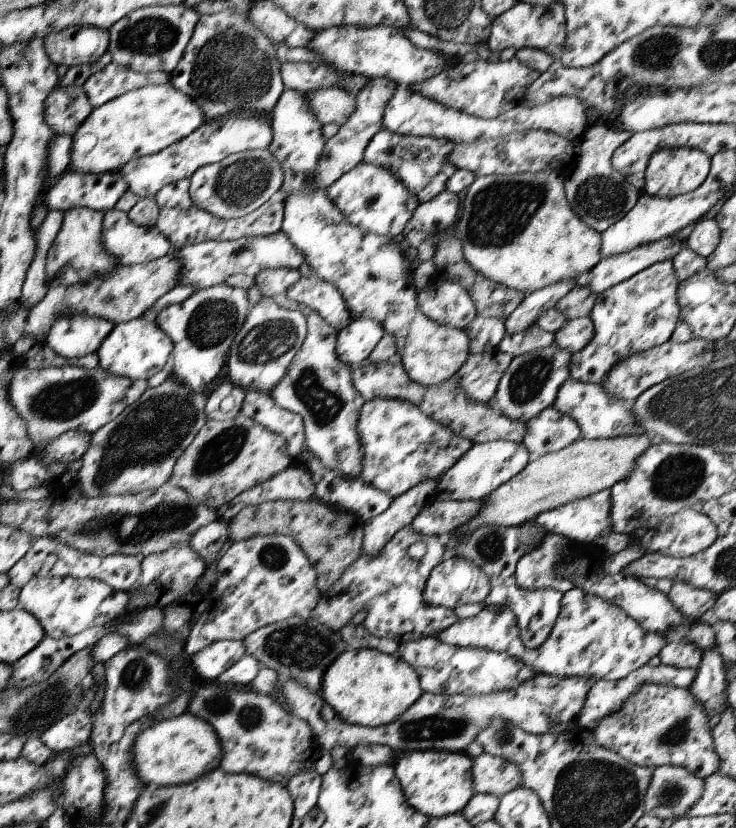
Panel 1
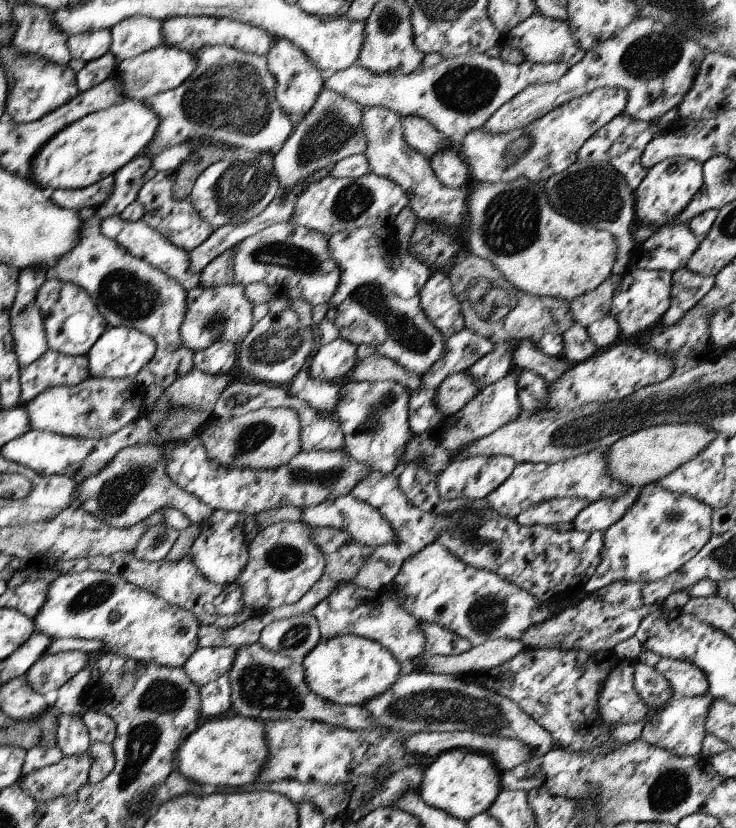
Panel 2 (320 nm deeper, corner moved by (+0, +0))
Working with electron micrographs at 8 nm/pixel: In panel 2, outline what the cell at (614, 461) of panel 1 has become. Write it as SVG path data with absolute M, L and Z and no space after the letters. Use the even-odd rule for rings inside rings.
M669 423L653 425L617 439L607 450L606 473L629 487L642 487L655 483L672 470L691 460L717 435L699 423Z

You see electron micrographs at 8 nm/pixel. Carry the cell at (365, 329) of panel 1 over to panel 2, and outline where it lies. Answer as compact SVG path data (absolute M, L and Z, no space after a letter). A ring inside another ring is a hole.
M341 337L323 346L317 346L310 358L308 373L321 381L339 380L356 364L356 345Z

